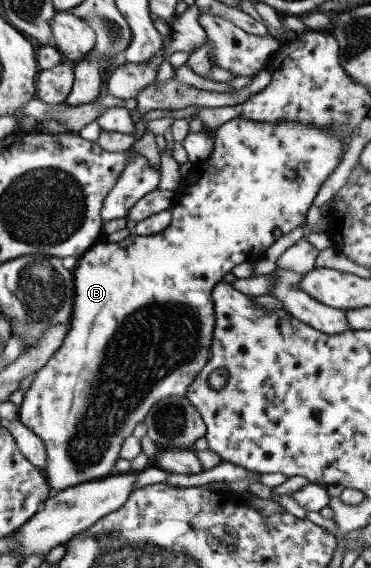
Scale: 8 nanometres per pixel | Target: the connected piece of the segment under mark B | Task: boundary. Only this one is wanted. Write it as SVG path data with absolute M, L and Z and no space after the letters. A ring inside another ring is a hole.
M242 116L236 117L217 127L214 137L214 147L207 161L205 178L201 174L179 194L179 202L171 208L171 224L163 232L153 235L129 235L125 240L115 243L97 242L90 250L79 257L76 267L72 270L74 278L74 304L70 319L70 327L63 339L62 345L55 351L37 371L37 375L25 392L24 399L19 406L17 420L30 428L44 442L47 451L46 468L42 472L50 486L50 496L65 490L70 486L100 479L115 473L115 462L119 460L121 446L127 436L133 434L133 429L139 422L144 422L149 409L161 399L171 396L185 397L187 389L201 373L210 356L212 334L215 326L215 303L212 291L223 281L226 274L232 272L235 266L247 262L251 255L266 252L273 243L284 234L306 222L309 207L314 204L321 185L341 162L342 154L347 148L344 142L344 132L340 128L324 128L324 126L310 126L299 122L257 122Z

